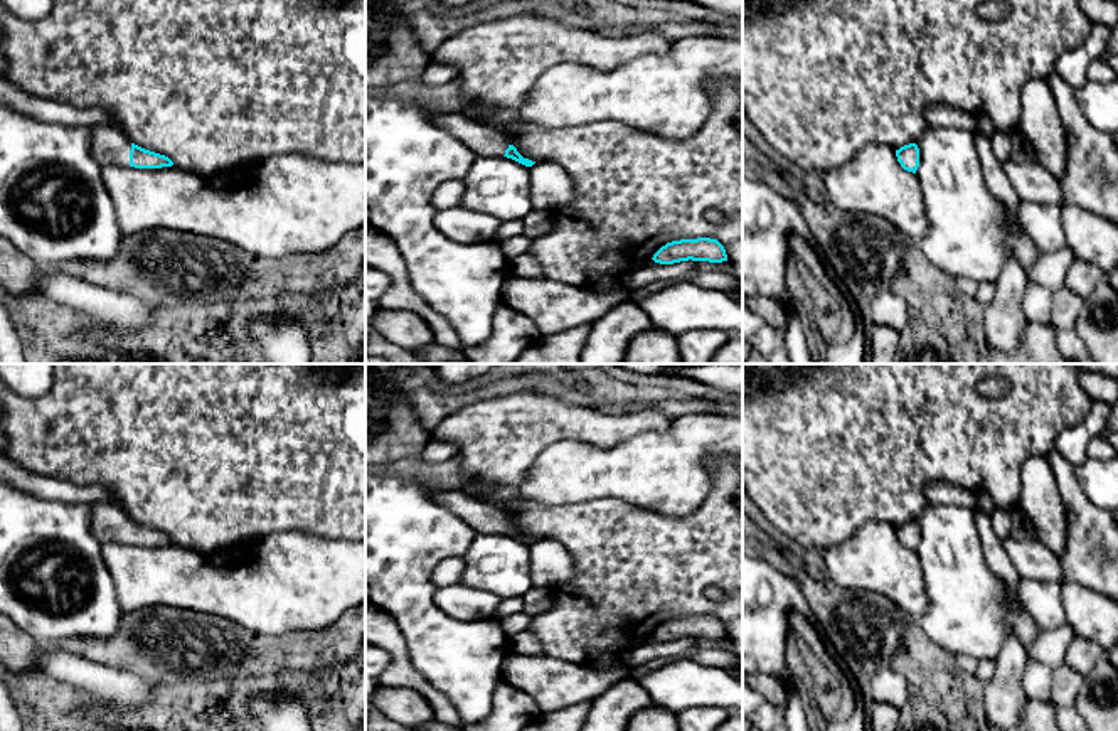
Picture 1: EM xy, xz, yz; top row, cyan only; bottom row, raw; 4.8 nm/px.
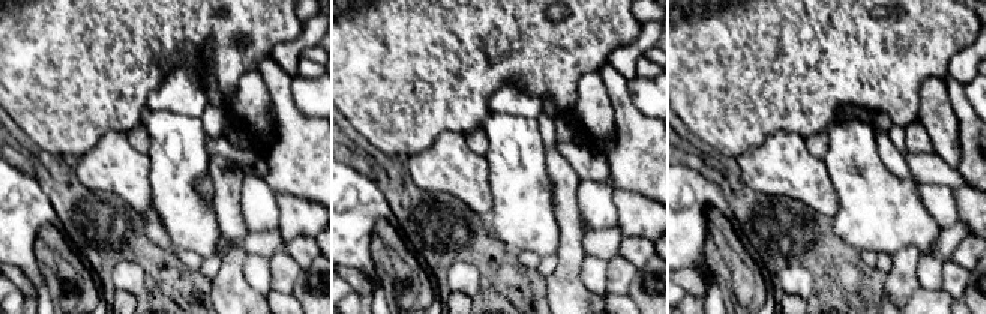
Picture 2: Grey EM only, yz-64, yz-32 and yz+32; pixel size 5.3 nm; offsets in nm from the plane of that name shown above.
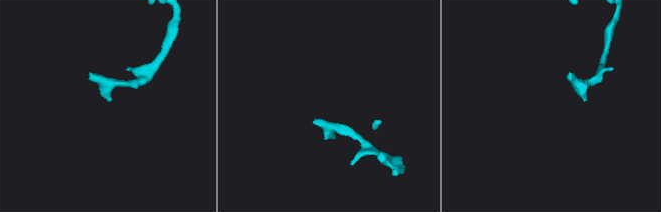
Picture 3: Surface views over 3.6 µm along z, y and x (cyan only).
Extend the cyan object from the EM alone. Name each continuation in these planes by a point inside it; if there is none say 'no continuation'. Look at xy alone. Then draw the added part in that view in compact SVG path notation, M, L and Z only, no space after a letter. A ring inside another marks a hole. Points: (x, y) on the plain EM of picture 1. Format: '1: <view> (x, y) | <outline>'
1: xy (110, 524) | M91 504L91 529L99 542L130 544L130 517L114 504Z

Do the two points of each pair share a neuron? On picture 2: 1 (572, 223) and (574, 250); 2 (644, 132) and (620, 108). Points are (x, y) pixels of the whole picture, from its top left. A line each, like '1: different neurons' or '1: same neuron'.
1: same neuron
2: same neuron

